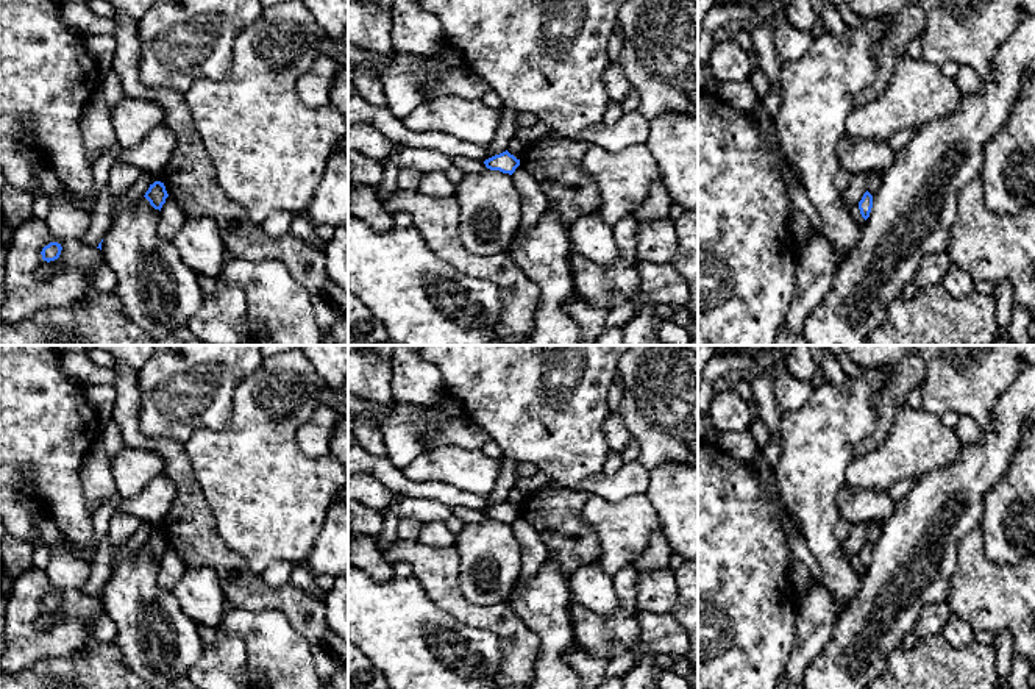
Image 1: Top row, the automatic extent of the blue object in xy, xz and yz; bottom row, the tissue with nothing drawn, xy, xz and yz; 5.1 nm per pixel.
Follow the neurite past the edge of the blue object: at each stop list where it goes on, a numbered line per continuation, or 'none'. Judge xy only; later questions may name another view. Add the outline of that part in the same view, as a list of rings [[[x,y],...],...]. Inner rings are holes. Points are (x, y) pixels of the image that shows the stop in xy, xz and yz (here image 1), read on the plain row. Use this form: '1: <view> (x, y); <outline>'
none

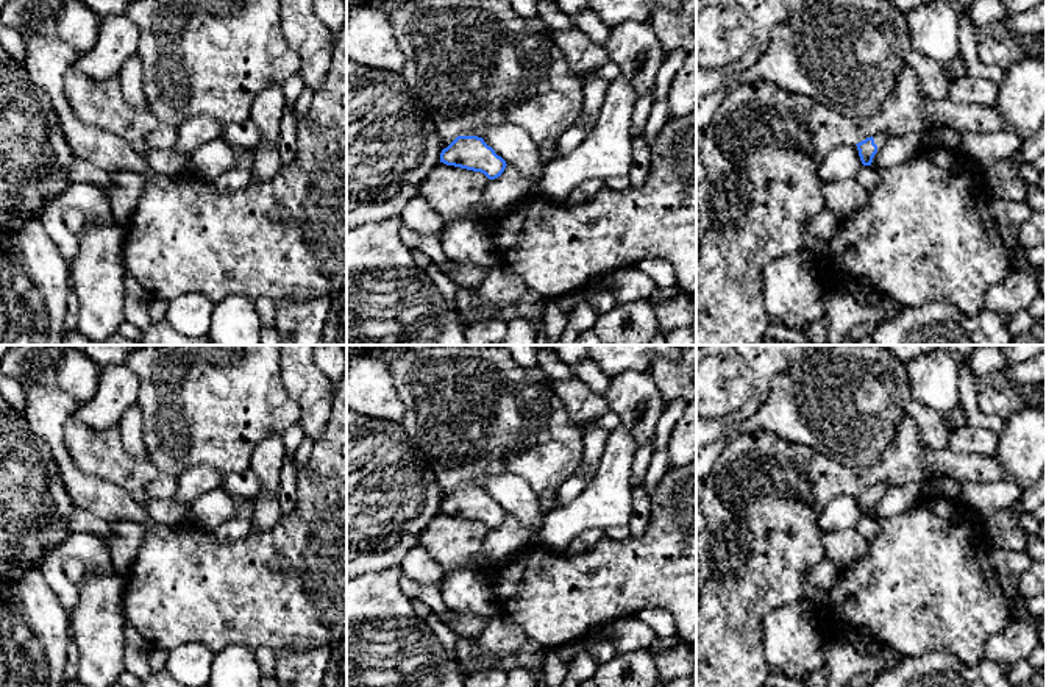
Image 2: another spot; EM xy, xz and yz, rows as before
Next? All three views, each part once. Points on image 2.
1: yz (881, 487); [[[881,481],[873,486],[874,493],[877,495],[877,501],[885,495],[885,492],[891,487],[888,481]]]

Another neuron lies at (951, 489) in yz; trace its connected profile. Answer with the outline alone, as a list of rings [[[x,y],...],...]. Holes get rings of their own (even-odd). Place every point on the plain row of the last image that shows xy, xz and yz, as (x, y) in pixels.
[[[954,478],[940,479],[930,492],[945,497],[949,501],[965,503],[962,481]]]

